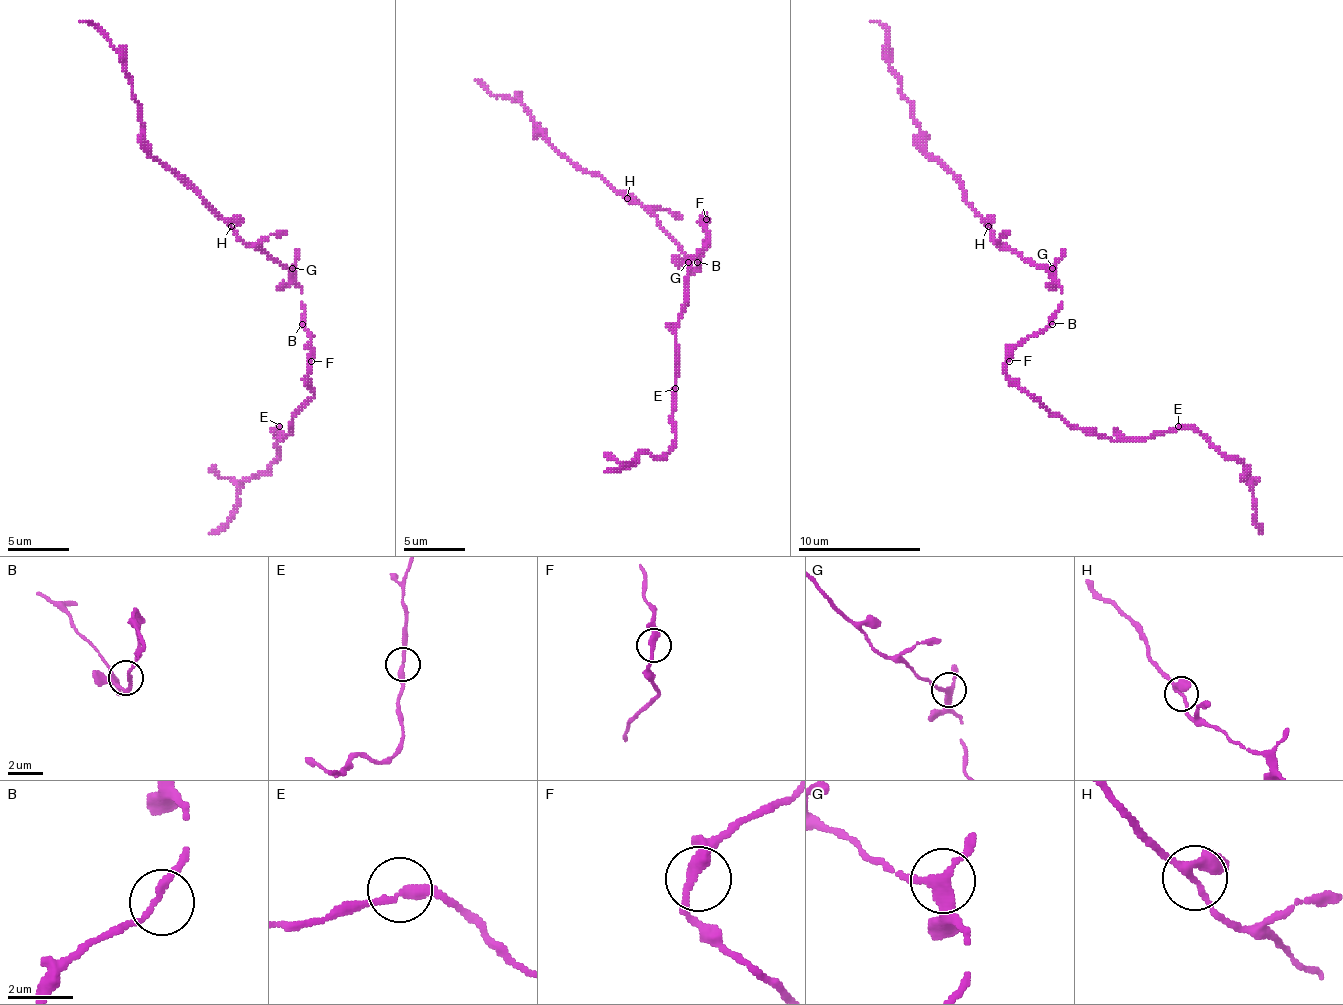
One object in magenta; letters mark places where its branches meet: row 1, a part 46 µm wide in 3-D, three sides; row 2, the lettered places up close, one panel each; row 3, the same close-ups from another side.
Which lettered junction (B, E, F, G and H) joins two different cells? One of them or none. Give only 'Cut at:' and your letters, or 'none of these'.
Cut at: none of these

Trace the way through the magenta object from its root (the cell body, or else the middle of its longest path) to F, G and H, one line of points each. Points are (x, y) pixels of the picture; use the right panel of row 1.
F: (1049, 324), (1028, 336), (1012, 351), (1009, 361)
G: (1049, 324), (1049, 317), (1062, 302), (1062, 287), (1055, 280), (1052, 268)
H: (1049, 324), (1049, 317), (1062, 302), (1062, 287), (1043, 268), (1031, 265), (1006, 246), (1000, 246), (988, 225)

